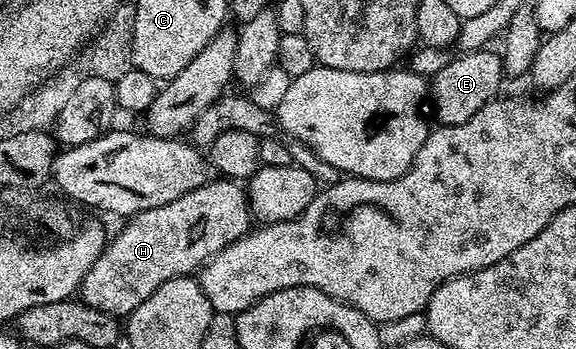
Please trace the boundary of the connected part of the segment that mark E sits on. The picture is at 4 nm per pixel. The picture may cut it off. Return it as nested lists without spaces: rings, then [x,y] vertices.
[[[484,48],[480,50],[467,50],[458,53],[457,56],[450,57],[449,62],[445,67],[431,78],[431,102],[433,98],[433,106],[437,109],[437,122],[443,126],[451,124],[463,124],[467,120],[471,120],[471,116],[475,116],[475,112],[479,112],[479,108],[483,108],[483,104],[493,101],[498,97],[503,81],[502,71],[502,55],[495,52],[492,54],[492,49]]]

